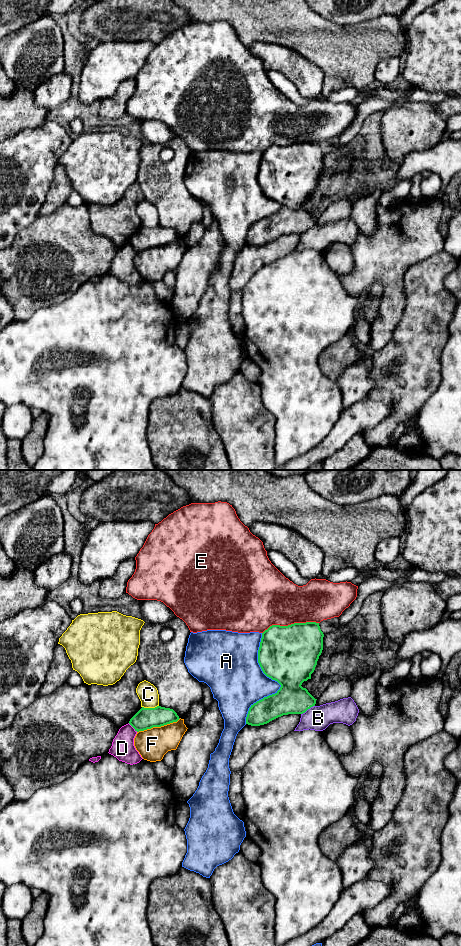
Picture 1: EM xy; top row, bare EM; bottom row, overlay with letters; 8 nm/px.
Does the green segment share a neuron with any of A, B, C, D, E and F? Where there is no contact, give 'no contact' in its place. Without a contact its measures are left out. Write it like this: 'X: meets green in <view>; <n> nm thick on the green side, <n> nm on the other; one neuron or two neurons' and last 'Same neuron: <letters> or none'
A: meets green in xy; 460 nm thick on the green side, 340 nm on the other; two neurons
B: meets green in xy; 240 nm thick on the green side, 200 nm on the other; two neurons
C: meets green in xy; 180 nm thick on the green side, 160 nm on the other; two neurons
D: meets green in xy; 180 nm thick on the green side, 180 nm on the other; two neurons
E: meets green in xy; 460 nm thick on the green side, 400 nm on the other; two neurons
F: meets green in xy; 180 nm thick on the green side, 260 nm on the other; two neurons
Same neuron: none

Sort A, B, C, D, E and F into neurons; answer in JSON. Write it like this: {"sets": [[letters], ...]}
{"sets": [["A"], ["B"], ["C"], ["D"], ["E"], ["F"]]}

